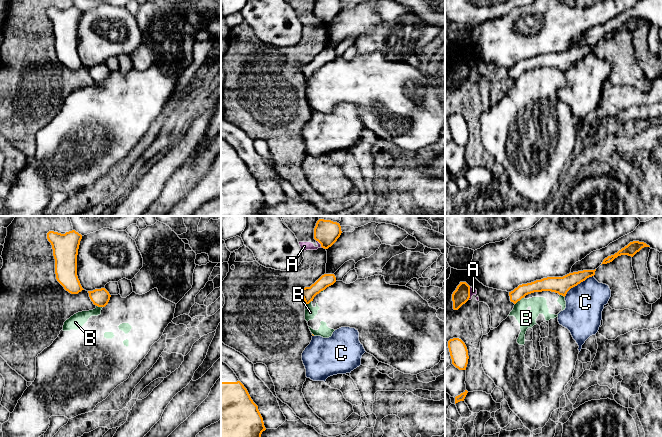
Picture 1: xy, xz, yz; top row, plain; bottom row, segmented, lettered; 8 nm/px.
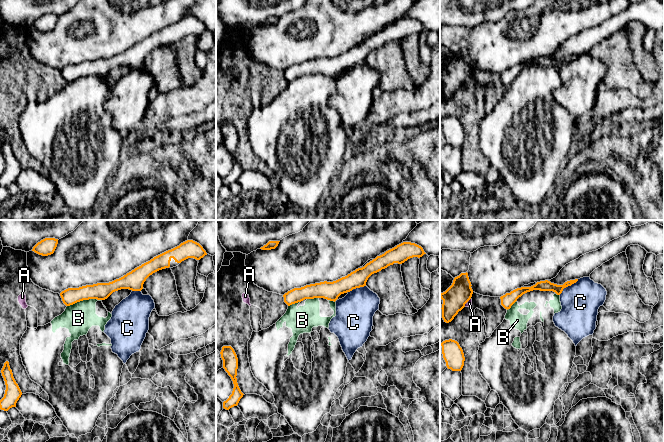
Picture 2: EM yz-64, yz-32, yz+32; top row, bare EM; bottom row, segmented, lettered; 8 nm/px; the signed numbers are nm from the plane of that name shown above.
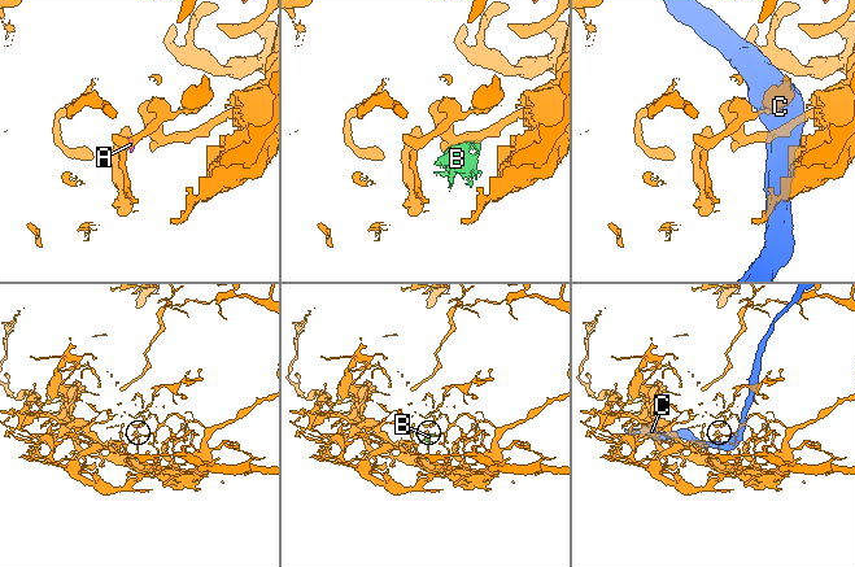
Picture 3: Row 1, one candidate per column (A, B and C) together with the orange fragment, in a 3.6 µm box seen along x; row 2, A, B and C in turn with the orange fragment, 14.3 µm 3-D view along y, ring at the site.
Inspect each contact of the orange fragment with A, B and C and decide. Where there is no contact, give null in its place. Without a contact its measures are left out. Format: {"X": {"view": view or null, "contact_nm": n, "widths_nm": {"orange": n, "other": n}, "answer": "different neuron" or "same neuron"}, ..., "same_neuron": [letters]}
{"A": {"view": "xz", "contact_nm": 80, "widths_nm": {"orange": 180, "other": 70}, "answer": "different neuron"}, "B": {"view": "yz", "contact_nm": 90, "widths_nm": {"orange": 110, "other": 150}, "answer": "different neuron"}, "C": {"view": "yz", "contact_nm": 300, "widths_nm": {"orange": 140, "other": 300}, "answer": "different neuron"}, "same_neuron": []}

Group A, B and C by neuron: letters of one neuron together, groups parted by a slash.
A / B / C

